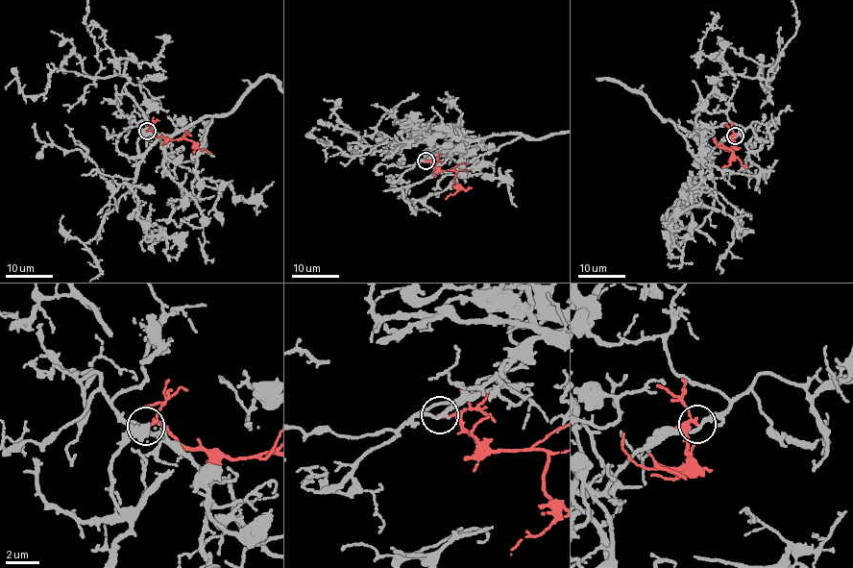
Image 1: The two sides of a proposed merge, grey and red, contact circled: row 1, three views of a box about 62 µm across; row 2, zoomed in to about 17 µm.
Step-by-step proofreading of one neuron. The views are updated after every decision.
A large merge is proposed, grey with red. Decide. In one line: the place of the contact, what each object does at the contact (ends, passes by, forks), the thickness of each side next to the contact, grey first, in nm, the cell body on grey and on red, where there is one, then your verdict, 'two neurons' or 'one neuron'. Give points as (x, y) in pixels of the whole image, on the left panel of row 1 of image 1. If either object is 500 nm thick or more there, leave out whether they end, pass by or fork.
(147, 131) | grey passes by | red passes by | 200/120 nm | grey none | red none | two neurons

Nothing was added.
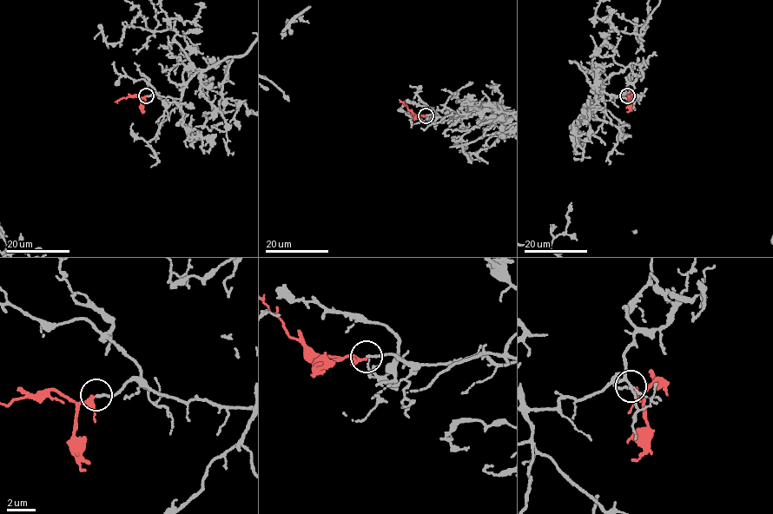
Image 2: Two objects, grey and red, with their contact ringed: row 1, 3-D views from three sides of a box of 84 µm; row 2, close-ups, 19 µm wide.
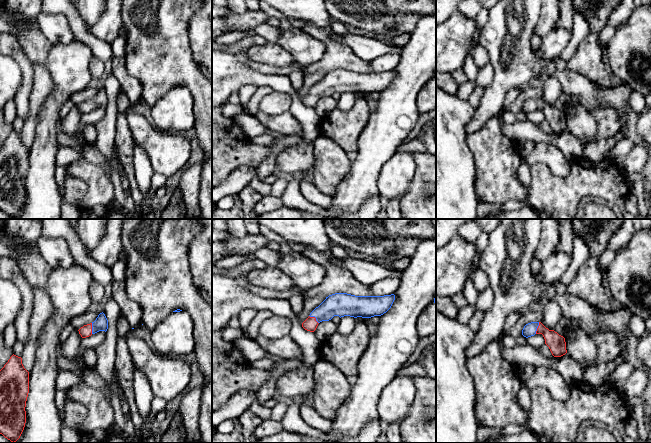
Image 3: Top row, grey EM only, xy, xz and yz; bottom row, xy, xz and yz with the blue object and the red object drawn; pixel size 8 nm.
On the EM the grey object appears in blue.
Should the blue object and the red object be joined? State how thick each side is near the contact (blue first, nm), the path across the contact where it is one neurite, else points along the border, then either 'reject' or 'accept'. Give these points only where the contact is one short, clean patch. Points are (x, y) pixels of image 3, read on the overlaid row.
190 nm thick on the blue side, 110 nm on the other; runs through xz (339, 304), (331, 306), (315, 317), (310, 324); accept

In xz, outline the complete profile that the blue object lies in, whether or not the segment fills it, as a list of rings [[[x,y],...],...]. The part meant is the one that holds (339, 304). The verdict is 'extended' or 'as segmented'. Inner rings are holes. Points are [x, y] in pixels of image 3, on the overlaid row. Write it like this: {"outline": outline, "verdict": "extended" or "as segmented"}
{"outline": [[[335,293],[316,307],[302,323],[302,327],[314,332],[322,321],[329,321],[334,316],[371,318],[381,316],[392,306],[395,295],[355,296],[347,293]]], "verdict": "extended"}

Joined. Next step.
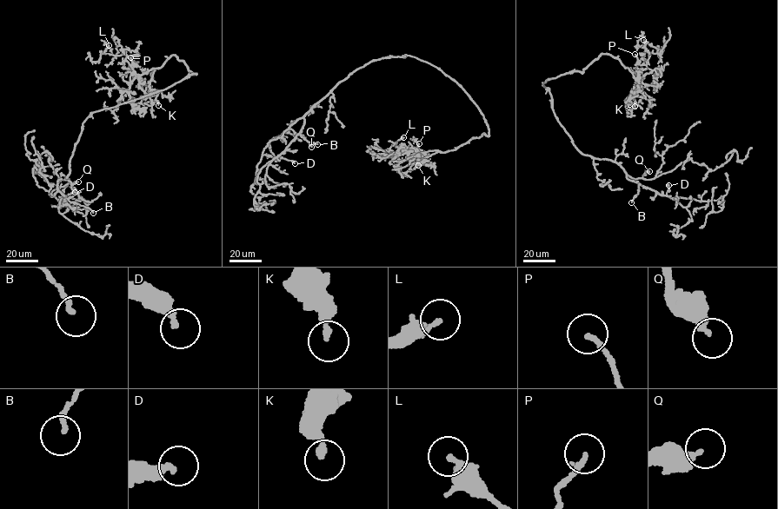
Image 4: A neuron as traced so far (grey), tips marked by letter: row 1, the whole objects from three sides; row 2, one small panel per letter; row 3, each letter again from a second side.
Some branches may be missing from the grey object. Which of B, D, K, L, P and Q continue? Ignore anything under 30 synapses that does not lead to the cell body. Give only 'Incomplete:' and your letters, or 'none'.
Incomplete: none

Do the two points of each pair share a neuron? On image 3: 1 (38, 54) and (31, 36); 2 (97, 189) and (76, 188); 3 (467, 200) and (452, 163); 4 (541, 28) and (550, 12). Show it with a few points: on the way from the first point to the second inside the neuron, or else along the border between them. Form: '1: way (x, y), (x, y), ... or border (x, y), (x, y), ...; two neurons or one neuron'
1: way (36, 50), (36, 46), (31, 40); one neuron
2: border (68, 173), (86, 185), (79, 207); two neurons
3: way (458, 191), (452, 185), (452, 172); one neuron
4: way (545, 24), (548, 16); one neuron

